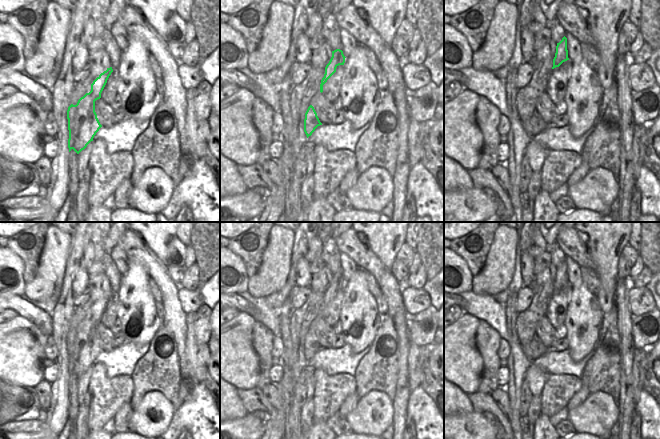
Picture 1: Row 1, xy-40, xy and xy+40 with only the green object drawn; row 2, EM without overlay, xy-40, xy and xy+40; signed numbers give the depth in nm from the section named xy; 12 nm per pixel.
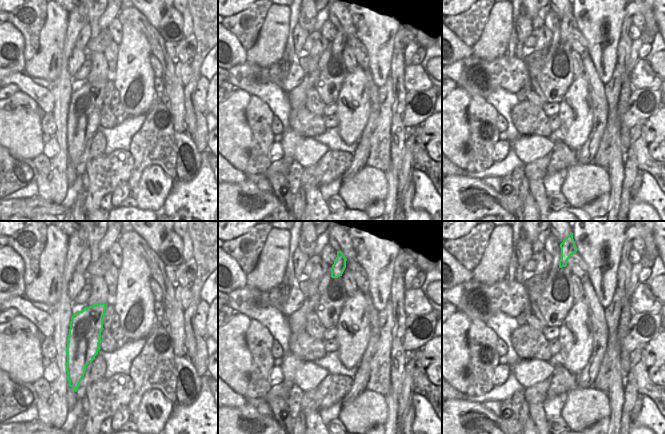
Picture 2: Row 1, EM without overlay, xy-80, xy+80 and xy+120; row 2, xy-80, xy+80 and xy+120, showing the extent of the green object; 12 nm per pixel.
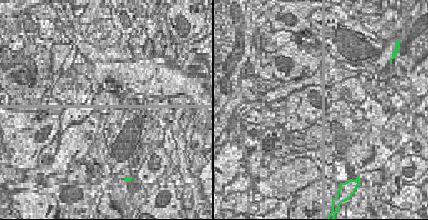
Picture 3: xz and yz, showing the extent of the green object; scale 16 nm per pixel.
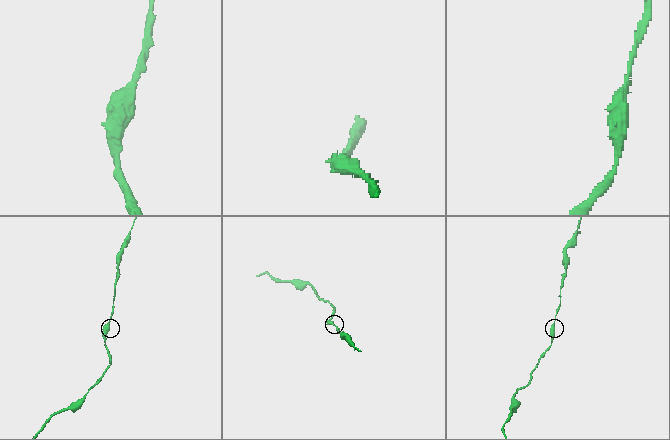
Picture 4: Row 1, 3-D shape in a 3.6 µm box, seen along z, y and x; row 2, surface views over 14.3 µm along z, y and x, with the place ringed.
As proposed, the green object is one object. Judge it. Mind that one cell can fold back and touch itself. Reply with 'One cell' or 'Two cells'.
One cell

